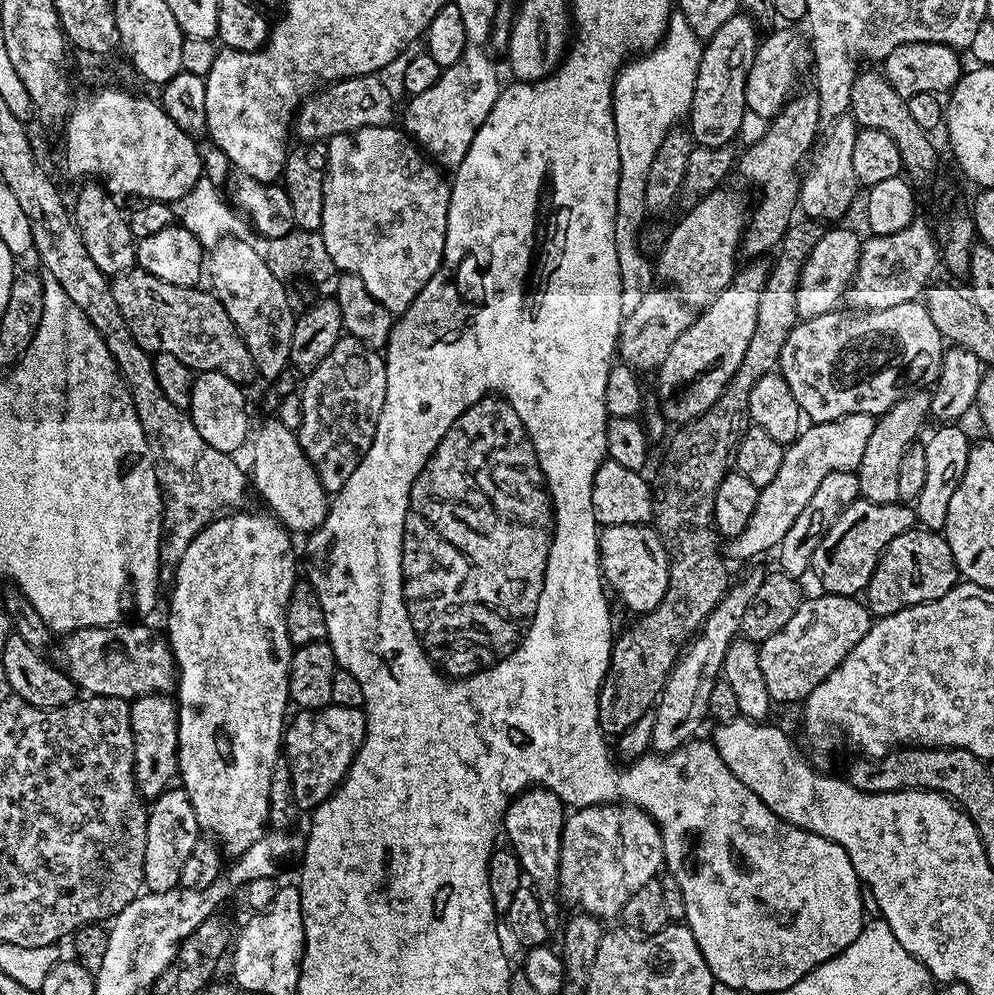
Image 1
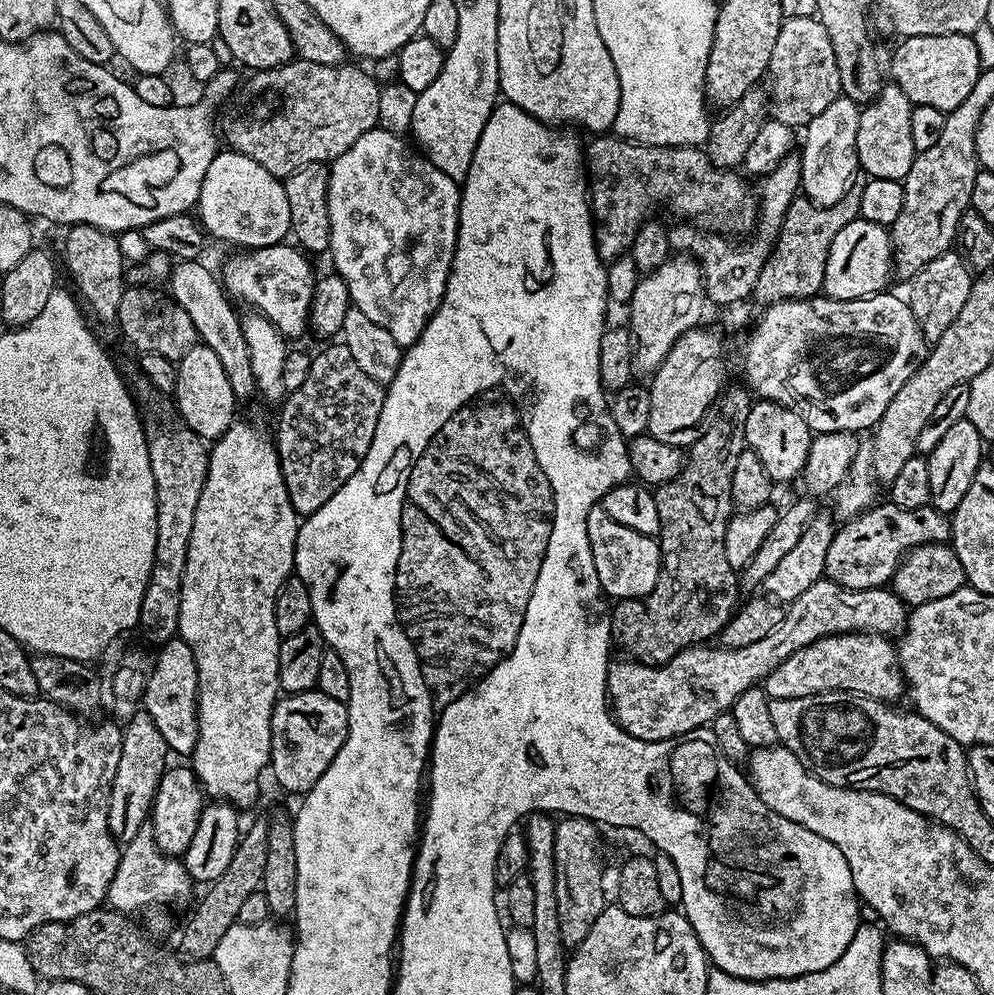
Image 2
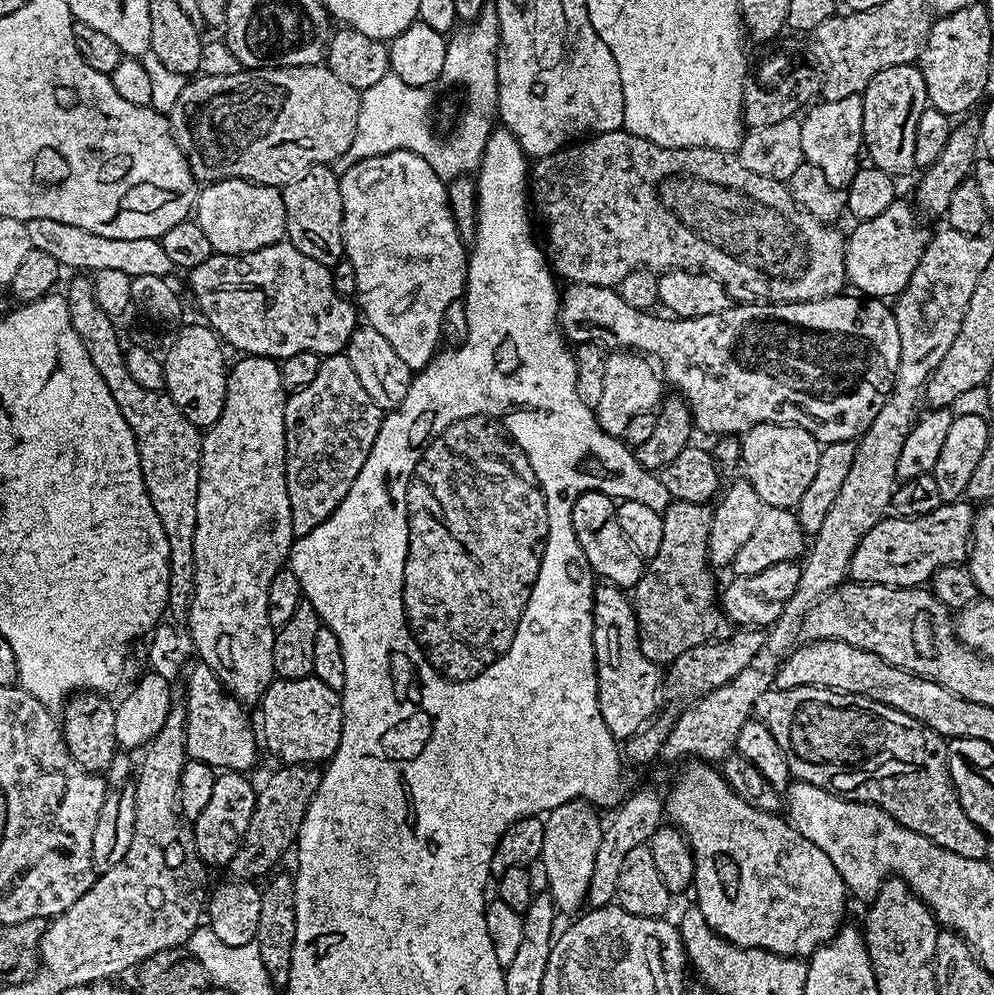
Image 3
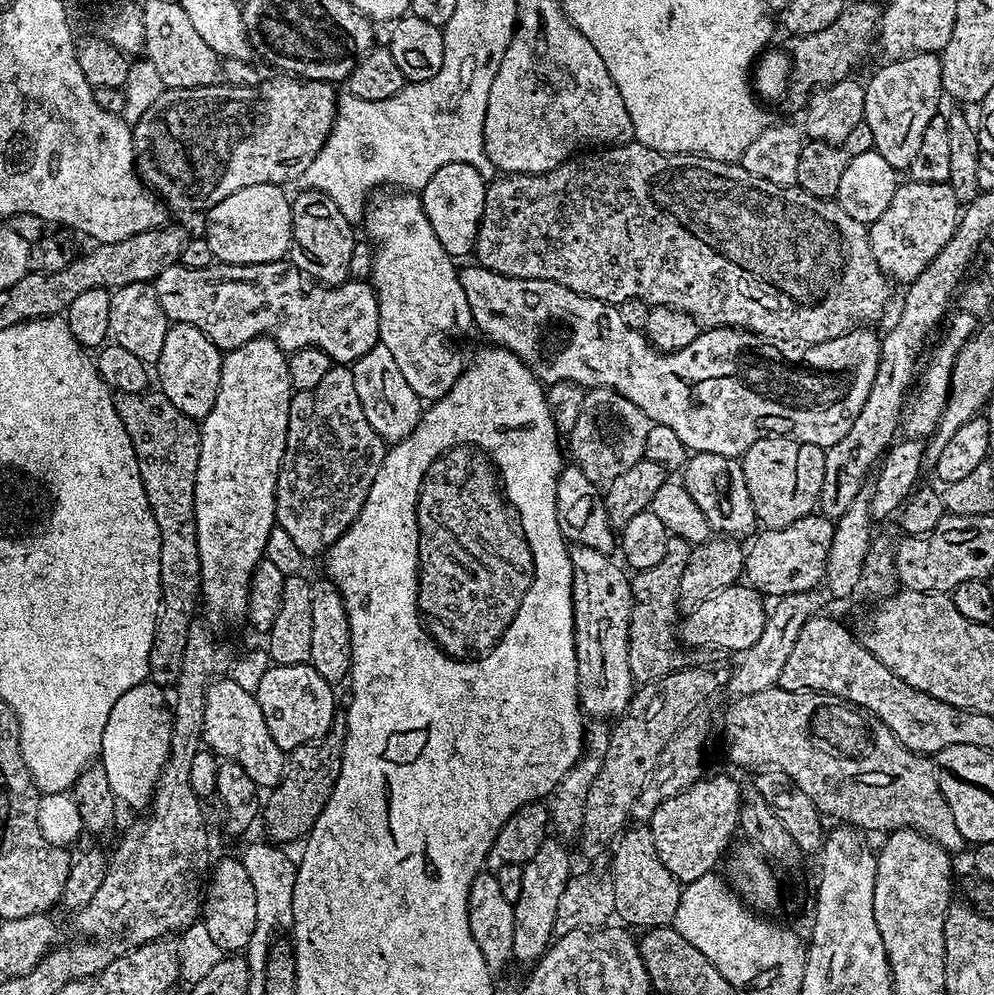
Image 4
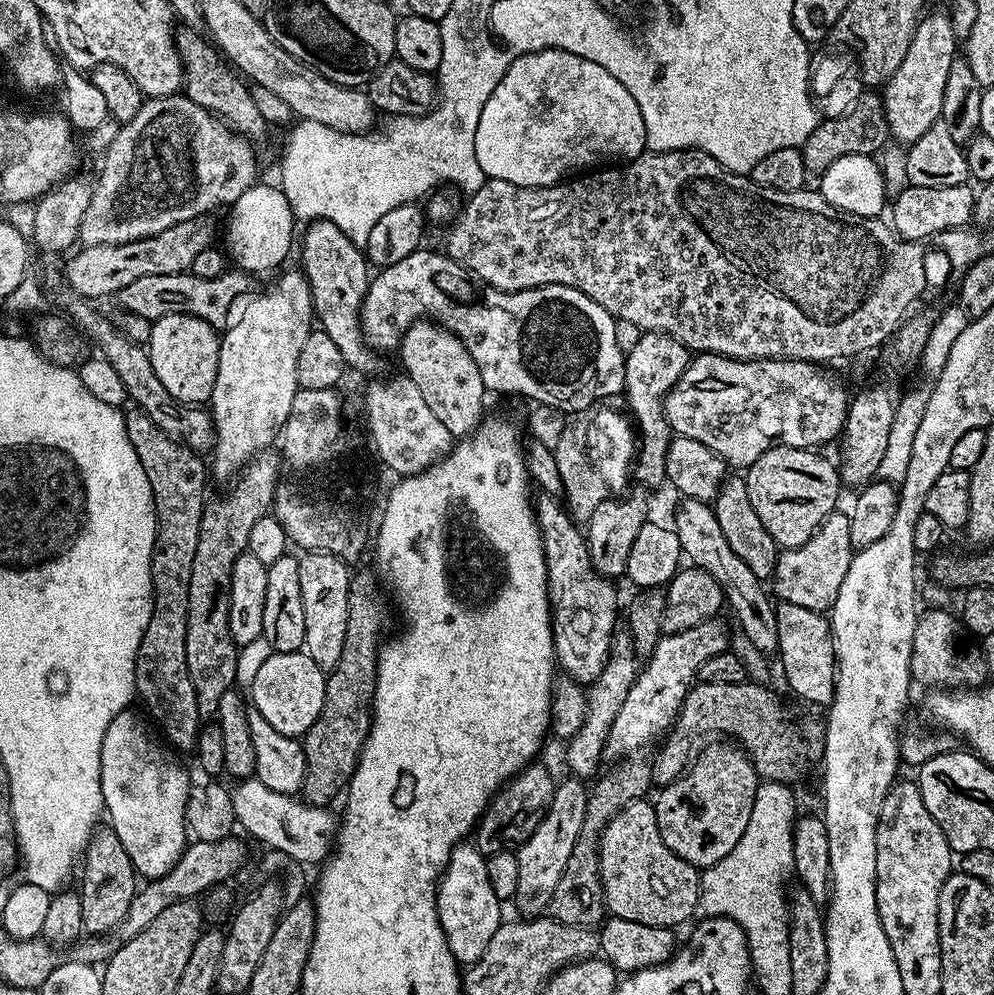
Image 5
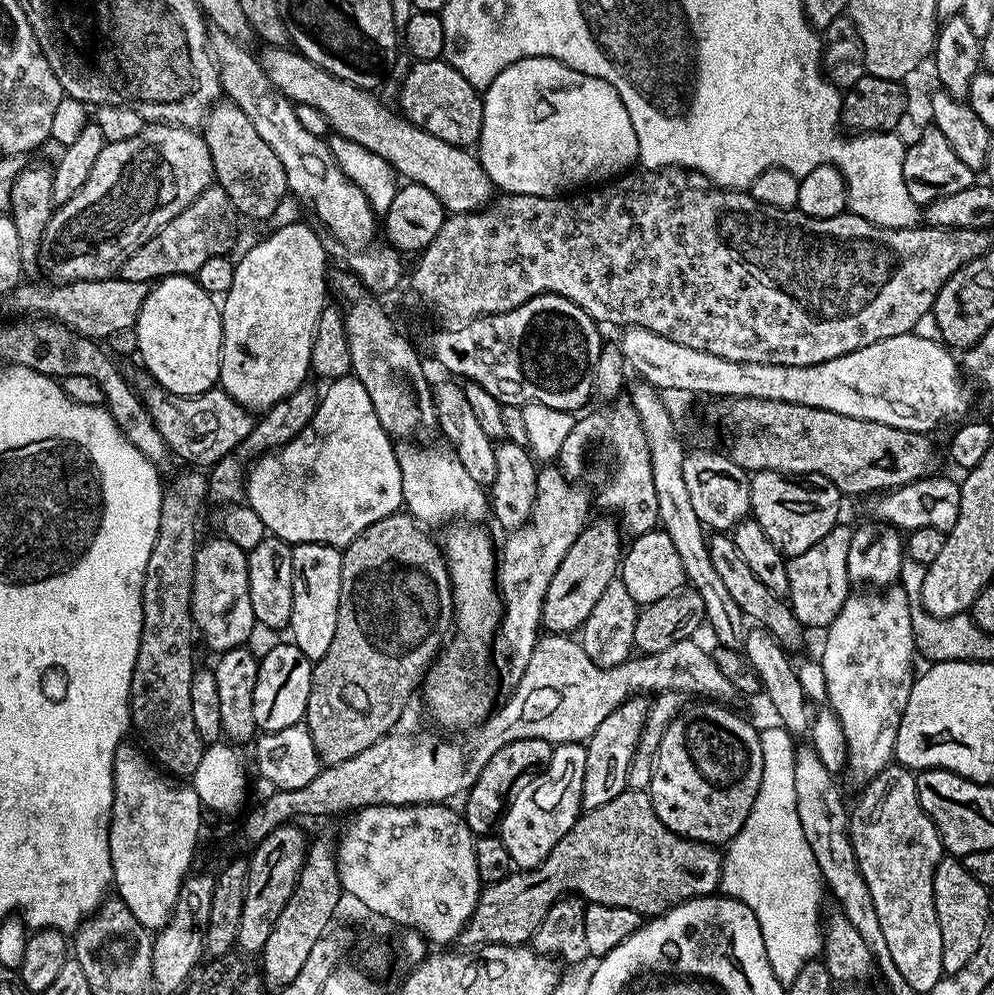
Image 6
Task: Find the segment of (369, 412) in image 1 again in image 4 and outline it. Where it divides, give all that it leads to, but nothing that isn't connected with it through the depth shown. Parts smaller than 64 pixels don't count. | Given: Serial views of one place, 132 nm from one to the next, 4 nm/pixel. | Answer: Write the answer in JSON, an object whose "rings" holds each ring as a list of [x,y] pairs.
{"rings":[[[333,366],[322,382],[314,389],[296,392],[293,395],[290,414],[288,415],[288,441],[284,451],[284,461],[278,474],[278,486],[276,487],[276,523],[279,528],[286,530],[286,534],[290,534],[290,542],[294,542],[296,551],[300,553],[301,557],[316,556],[319,552],[320,555],[327,553],[332,544],[338,542],[338,538],[358,518],[358,514],[366,502],[366,494],[370,494],[370,486],[374,486],[374,478],[382,466],[385,451],[386,441],[377,434],[374,426],[370,426],[370,422],[366,422],[366,414],[362,410],[362,402],[358,402],[358,390],[354,390],[354,374],[351,367]]]}

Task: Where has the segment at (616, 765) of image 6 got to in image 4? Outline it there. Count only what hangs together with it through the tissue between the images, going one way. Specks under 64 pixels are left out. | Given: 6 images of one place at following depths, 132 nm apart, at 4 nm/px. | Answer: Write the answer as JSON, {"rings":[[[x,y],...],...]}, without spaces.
{"rings":[[[737,582],[726,586],[726,590],[718,590],[706,602],[687,613],[688,616],[679,621],[678,636],[692,648],[721,648],[724,652],[739,654],[745,652],[758,638],[762,638],[764,624],[768,620],[766,604],[762,601],[761,593],[744,582]]]}

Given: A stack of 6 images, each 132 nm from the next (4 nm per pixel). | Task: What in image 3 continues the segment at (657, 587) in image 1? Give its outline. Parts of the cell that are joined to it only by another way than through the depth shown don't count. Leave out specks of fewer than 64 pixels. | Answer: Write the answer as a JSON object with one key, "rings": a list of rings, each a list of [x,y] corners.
{"rings":[[[583,492],[572,502],[572,529],[593,573],[601,581],[615,584],[621,590],[632,590],[642,578],[646,560],[638,554],[638,550],[634,550],[634,546],[630,546],[630,538],[622,534],[622,526],[618,526],[616,505],[617,501],[606,494]]]}

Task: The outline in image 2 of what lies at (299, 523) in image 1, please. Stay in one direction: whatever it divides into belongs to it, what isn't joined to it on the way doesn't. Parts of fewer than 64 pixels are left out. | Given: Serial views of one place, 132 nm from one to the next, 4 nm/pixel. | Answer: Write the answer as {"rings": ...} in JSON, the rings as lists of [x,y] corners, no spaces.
{"rings":[[[181,260],[173,263],[170,285],[171,299],[181,304],[190,314],[192,325],[196,327],[196,335],[222,361],[222,370],[226,370],[226,378],[230,382],[237,401],[244,402],[257,395],[254,372],[251,369],[250,352],[242,330],[241,317],[237,315],[233,301],[224,290],[224,285],[210,269],[200,260]]]}

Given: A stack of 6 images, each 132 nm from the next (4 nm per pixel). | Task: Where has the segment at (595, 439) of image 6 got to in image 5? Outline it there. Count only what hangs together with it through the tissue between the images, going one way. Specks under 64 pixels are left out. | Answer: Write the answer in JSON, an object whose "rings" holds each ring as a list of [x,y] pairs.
{"rings":[[[641,331],[638,342],[624,358],[623,395],[628,396],[627,411],[638,425],[638,451],[634,457],[634,476],[652,488],[665,483],[666,450],[674,435],[668,420],[664,417],[664,398],[688,368],[689,363],[690,349],[681,340],[665,332]]]}

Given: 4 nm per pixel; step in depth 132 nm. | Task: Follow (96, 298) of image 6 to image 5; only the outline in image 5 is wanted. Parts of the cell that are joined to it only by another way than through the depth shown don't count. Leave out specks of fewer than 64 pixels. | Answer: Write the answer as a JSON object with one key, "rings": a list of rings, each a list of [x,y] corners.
{"rings":[[[225,270],[218,278],[198,278],[191,271],[178,274],[154,274],[150,278],[138,278],[116,293],[115,303],[121,304],[125,313],[138,315],[149,322],[166,314],[184,312],[187,316],[197,316],[211,328],[220,330],[229,323],[228,311],[239,294],[249,290],[251,275],[242,270]]]}

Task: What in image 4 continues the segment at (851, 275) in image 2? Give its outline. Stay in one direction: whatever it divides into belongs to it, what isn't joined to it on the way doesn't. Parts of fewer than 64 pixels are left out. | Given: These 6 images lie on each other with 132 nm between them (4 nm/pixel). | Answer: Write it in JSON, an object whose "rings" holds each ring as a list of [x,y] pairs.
{"rings":[[[908,178],[897,183],[894,198],[890,198],[890,206],[874,223],[868,225],[870,250],[889,281],[896,280],[901,286],[911,284],[926,266],[954,238],[954,230],[960,221],[962,205],[949,184],[934,182],[918,182]]]}

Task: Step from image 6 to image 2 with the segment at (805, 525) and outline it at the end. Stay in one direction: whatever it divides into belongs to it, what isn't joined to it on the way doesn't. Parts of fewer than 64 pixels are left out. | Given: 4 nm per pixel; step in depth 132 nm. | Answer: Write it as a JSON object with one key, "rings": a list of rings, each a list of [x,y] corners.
{"rings":[[[757,399],[746,414],[744,425],[745,445],[759,454],[766,466],[766,474],[770,474],[774,482],[792,480],[795,476],[797,479],[803,473],[814,433],[797,409],[787,408],[773,400]]]}

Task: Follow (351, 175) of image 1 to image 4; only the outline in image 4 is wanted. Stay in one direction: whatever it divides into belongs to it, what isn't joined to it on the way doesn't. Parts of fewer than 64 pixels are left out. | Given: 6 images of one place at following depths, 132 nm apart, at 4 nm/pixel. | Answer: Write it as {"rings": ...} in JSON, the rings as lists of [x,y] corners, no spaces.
{"rings":[[[380,190],[369,199],[362,221],[362,227],[368,231],[367,239],[374,248],[372,257],[372,275],[370,283],[377,296],[378,314],[380,315],[379,343],[390,350],[402,378],[410,385],[410,390],[418,394],[421,401],[431,402],[442,399],[458,382],[460,373],[466,367],[454,349],[448,345],[448,331],[456,324],[456,315],[467,313],[468,303],[462,290],[458,264],[443,248],[438,240],[430,219],[423,209],[421,197],[412,190]]]}

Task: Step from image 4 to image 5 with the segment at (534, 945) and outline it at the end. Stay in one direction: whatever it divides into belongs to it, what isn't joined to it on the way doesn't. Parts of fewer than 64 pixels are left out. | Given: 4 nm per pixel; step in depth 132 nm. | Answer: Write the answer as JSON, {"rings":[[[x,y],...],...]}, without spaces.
{"rings":[[[567,779],[555,785],[552,801],[544,811],[543,818],[515,849],[518,858],[518,890],[514,904],[520,907],[519,915],[524,918],[539,917],[547,909],[554,894],[554,886],[558,886],[558,878],[562,878],[562,870],[566,870],[566,861],[574,850],[574,842],[580,840],[582,822],[586,818],[589,789],[583,779]]]}

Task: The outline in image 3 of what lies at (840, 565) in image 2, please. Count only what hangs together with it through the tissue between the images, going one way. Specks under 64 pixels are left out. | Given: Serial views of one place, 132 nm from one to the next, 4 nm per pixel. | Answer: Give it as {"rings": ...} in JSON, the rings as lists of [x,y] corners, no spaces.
{"rings":[[[964,498],[940,504],[938,510],[930,510],[930,514],[892,514],[882,518],[864,535],[862,542],[858,542],[854,558],[850,558],[848,575],[857,584],[881,584],[891,588],[927,585],[938,569],[967,561],[973,519],[973,505]]]}

